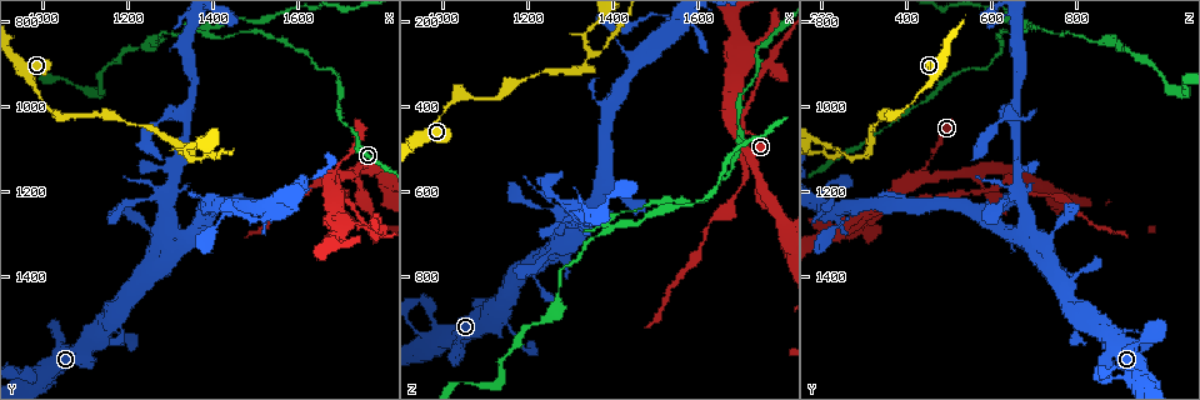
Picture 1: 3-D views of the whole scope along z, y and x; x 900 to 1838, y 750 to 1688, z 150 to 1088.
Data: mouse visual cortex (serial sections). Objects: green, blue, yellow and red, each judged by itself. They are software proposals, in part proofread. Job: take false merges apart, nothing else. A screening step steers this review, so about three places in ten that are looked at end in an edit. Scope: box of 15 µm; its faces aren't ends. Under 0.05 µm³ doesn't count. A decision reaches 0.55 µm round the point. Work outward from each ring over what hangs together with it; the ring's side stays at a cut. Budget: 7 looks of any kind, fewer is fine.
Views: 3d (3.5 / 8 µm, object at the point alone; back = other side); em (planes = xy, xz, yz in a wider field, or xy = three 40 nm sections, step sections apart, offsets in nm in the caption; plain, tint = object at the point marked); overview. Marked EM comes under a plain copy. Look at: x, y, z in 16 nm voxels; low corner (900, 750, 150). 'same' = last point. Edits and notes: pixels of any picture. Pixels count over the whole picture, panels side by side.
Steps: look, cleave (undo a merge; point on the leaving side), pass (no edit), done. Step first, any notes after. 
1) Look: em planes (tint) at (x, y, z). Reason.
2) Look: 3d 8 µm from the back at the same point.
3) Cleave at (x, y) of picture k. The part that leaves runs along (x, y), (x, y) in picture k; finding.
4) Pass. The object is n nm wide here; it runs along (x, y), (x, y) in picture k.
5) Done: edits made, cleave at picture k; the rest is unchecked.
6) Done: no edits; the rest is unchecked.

Look: 3d 3.5 µm at (1345, 1125, 280). Arms part here.

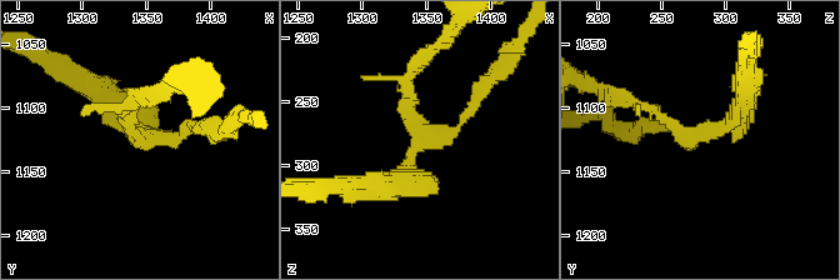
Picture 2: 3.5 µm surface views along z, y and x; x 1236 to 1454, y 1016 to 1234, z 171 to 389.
Look: em planes (tint) at (1346, 1120, 282). 3 arms meet here; the arms are 150, 150, 300 nm wide.

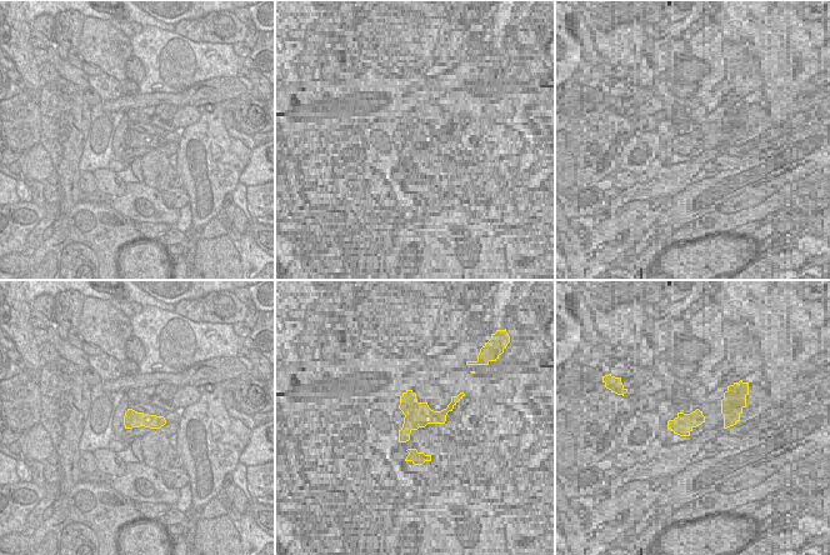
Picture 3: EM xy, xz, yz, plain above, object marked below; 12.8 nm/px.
Cleave at (688, 143) of picture 2. A second cell is stuck on.

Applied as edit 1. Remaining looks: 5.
Look: 3d 3.5 µm from the back at (1395, 815, 690). Branch point.

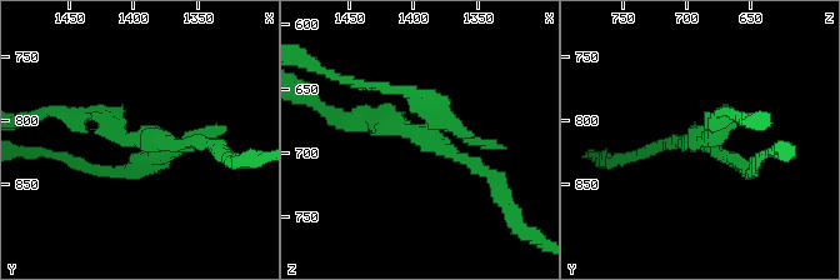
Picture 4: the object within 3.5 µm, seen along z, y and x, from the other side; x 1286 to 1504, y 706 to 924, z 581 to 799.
Cleave at (109, 131) of picture 4. The part that leaves runs along (149, 146), (153, 135), (226, 154) in picture 4; a second cell is stuck on.

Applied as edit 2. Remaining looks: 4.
Look: overview.

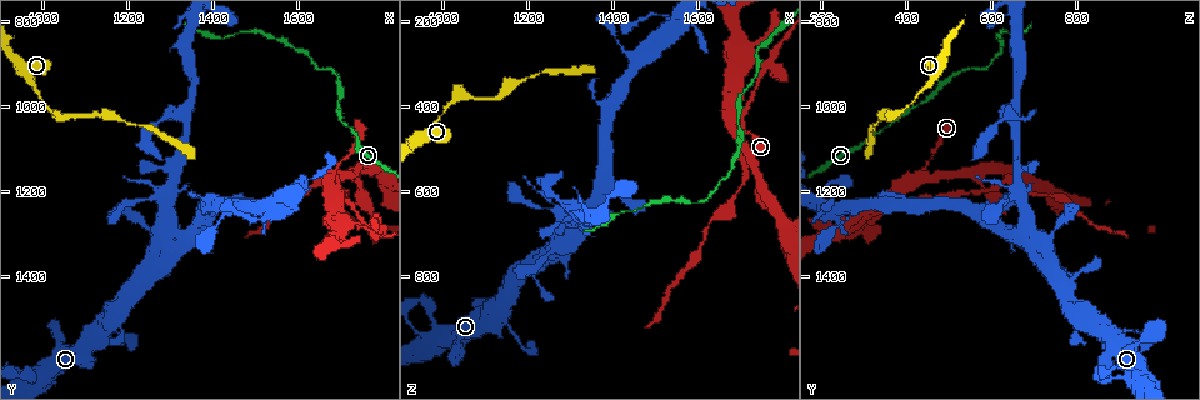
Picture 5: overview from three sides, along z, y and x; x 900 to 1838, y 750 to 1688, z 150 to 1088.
Look: em xy step 1 (tint) at (1680, 1160, 430). Thin arm on a thick one.

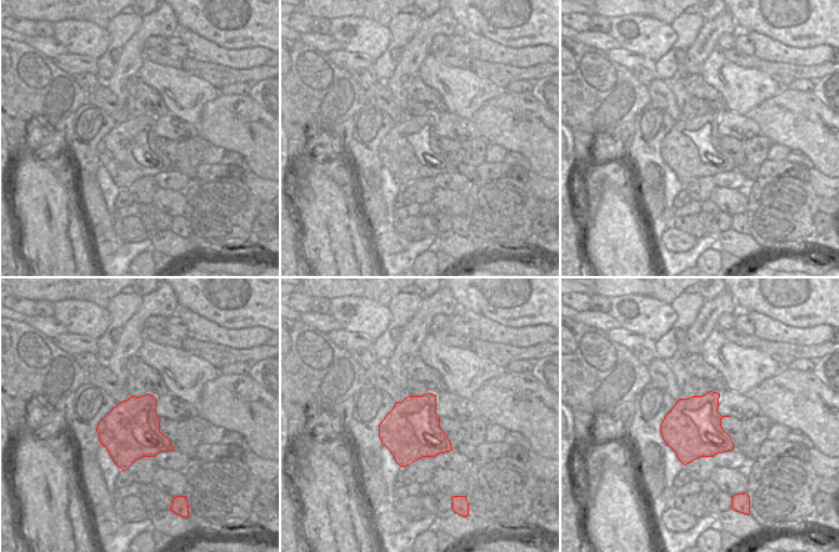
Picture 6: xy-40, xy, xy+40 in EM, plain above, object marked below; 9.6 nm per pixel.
Look: 3d 3.5 µm at the same point. See where the arms go.

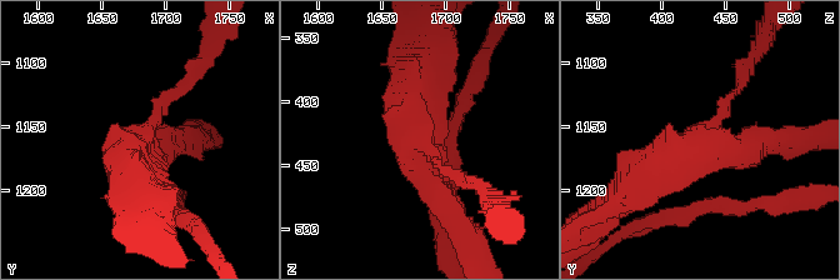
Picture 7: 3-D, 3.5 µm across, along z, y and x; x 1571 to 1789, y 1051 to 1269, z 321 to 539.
Pass. 3 arms meet here; it runs along (736, 89), (689, 154), (630, 189) in picture 7; one cell here.

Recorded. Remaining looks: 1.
Done: edits made, cleave at picture 2, cleave at picture 4; the rest is unchecked.

